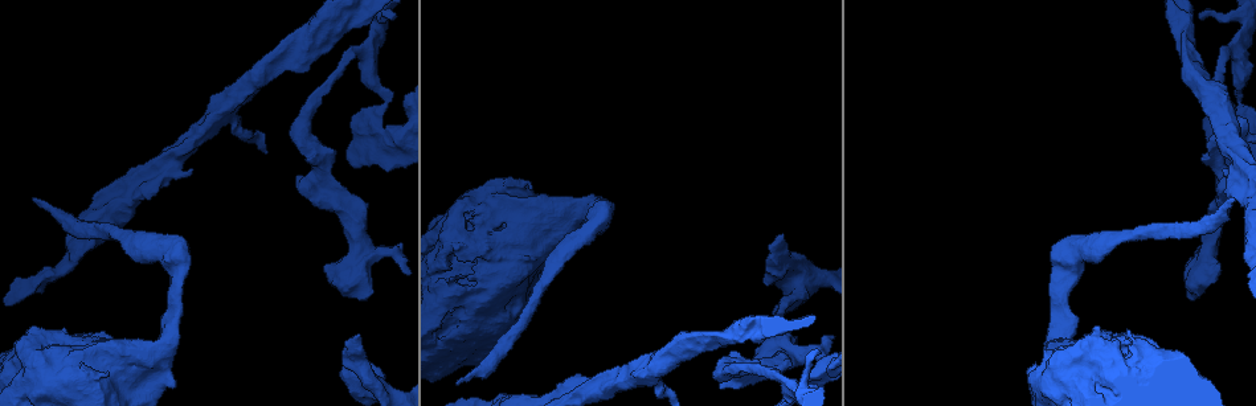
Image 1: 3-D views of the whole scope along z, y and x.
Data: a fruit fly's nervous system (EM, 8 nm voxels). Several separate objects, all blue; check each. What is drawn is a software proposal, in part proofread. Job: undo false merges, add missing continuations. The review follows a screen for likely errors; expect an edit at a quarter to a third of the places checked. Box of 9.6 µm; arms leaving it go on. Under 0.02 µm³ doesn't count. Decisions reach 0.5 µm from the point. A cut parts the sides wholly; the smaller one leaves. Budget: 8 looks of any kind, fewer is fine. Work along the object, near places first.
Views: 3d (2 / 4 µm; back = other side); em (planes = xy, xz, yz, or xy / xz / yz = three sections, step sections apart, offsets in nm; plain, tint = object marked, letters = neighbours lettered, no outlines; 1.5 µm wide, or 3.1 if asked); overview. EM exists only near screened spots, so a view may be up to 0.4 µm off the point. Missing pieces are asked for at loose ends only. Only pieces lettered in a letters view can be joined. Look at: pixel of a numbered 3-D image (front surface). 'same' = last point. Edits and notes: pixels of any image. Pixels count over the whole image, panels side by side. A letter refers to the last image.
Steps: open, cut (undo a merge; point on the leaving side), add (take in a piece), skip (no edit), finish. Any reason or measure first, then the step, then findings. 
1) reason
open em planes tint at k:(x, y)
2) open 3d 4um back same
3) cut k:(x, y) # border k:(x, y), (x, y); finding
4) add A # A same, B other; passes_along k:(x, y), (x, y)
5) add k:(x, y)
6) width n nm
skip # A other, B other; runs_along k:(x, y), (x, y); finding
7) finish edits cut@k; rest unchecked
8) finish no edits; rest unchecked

an open end
open 3d 2um at 1:(394, 15)

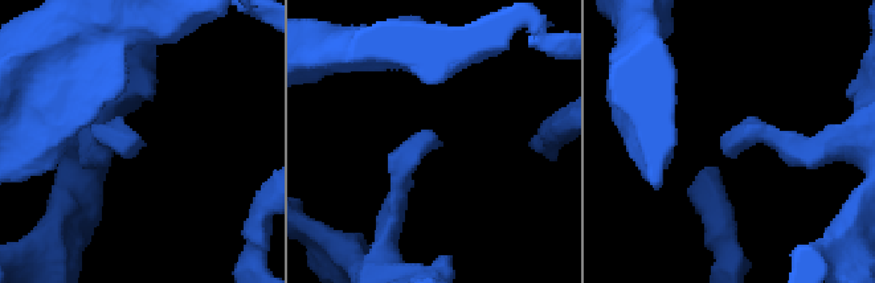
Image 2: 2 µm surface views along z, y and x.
open em planes tint at 2:(135, 135)

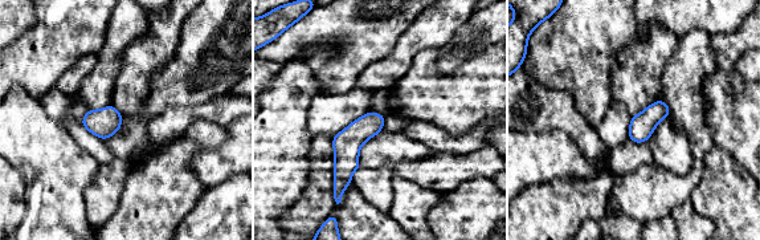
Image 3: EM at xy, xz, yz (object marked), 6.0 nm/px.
what lies round it
open em planes letters same

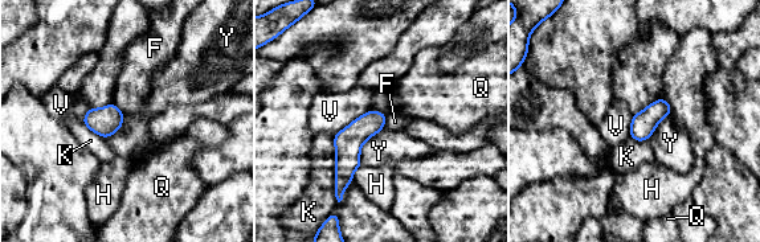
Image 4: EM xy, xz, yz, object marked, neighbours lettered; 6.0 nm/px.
width 150 nm; longest_contact K 400 nm
skip # F other, H other, K other, Q other, V other, Y other; no lettered piece goes on from it

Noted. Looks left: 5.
open 3d 2um at 1:(1189, 298)

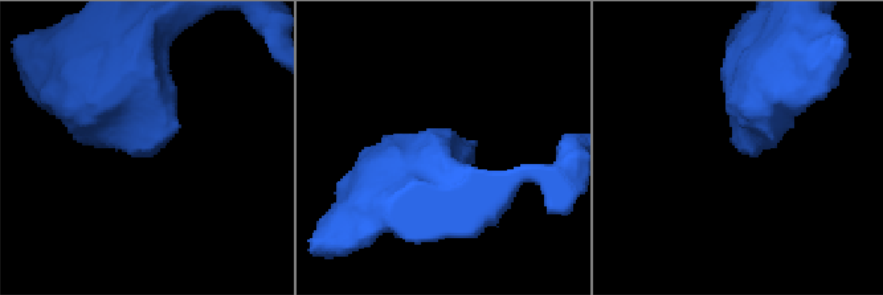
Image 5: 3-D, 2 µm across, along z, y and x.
open em planes letters at 5:(150, 151)

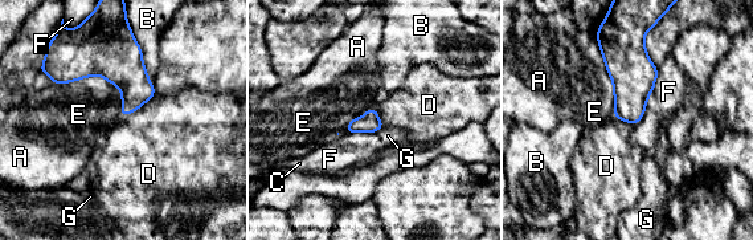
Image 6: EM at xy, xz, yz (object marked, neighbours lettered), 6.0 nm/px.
skip # A other, B other, C other, D other, E other, F other, G other; border 6:(155, 93), (123, 117); none of them fits

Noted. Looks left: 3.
an open end
open 3d 4um at 1:(1235, 199)

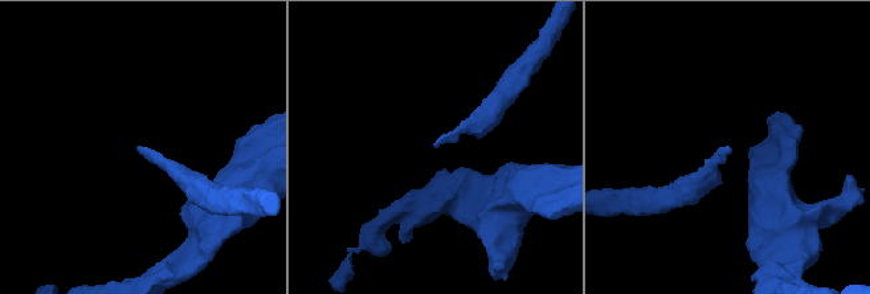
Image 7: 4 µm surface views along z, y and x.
shape alone is not enough
open em planes tint at 7:(727, 150)

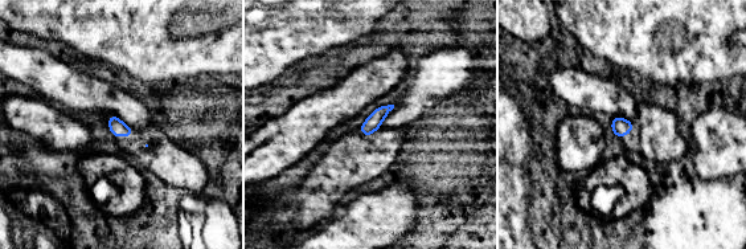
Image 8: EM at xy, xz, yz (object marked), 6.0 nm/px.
what lies round it
open em planes letters same

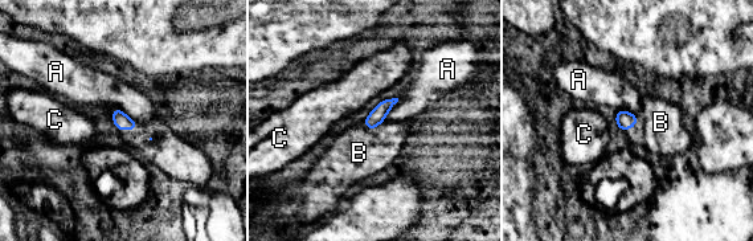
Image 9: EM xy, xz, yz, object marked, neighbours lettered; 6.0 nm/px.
add B # A other, B same, C other; the neuron continues

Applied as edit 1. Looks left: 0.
finish edits add@9; rest unchecked

